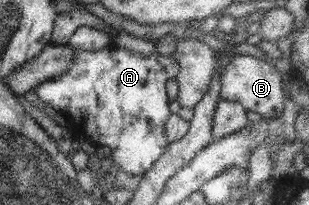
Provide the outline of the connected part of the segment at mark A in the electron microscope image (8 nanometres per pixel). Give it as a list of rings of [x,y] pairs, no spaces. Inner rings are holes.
[[[107,45],[100,51],[82,51],[82,49],[73,49],[72,61],[70,61],[70,65],[68,65],[68,69],[63,71],[62,75],[58,75],[58,77],[54,77],[54,79],[48,79],[46,83],[40,83],[38,87],[36,87],[36,95],[42,100],[42,102],[46,104],[51,104],[56,110],[62,111],[64,117],[66,117],[68,123],[70,123],[70,131],[75,134],[77,130],[79,130],[82,134],[88,135],[88,137],[92,137],[90,141],[94,143],[94,147],[109,147],[110,148],[110,159],[116,162],[116,165],[126,173],[130,173],[130,175],[143,175],[148,170],[150,170],[158,158],[166,152],[167,146],[170,144],[167,140],[167,135],[165,134],[165,121],[168,119],[168,116],[171,114],[170,112],[170,99],[168,99],[166,83],[168,83],[169,79],[176,79],[176,75],[178,75],[178,70],[180,66],[178,66],[178,62],[173,58],[165,57],[158,52],[150,55],[150,57],[142,57],[139,53],[135,53],[133,51],[129,51],[125,48],[115,47],[113,45]]]

